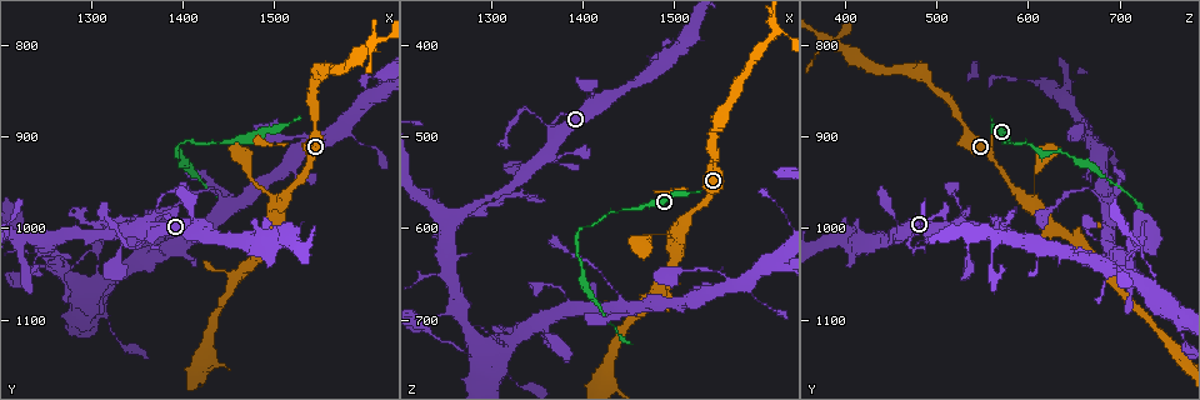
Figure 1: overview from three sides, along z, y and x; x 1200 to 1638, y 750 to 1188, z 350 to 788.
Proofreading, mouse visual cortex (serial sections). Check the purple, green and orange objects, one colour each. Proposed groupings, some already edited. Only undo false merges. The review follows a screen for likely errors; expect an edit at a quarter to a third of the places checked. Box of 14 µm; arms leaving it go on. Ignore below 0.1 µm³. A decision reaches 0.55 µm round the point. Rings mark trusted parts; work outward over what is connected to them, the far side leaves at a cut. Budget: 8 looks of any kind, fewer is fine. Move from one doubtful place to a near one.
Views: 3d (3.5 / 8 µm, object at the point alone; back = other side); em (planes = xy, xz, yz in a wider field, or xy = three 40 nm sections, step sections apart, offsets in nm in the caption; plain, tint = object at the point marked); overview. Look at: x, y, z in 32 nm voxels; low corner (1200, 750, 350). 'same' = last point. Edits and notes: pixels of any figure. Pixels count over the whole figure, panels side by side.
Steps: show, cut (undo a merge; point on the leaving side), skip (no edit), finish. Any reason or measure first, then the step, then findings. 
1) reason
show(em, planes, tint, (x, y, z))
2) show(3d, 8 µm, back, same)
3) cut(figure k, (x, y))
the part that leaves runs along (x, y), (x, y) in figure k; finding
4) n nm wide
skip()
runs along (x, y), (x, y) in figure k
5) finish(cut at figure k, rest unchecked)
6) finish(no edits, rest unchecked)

abrupt turn
show(3d, 8 µm, (1395, 905, 600))

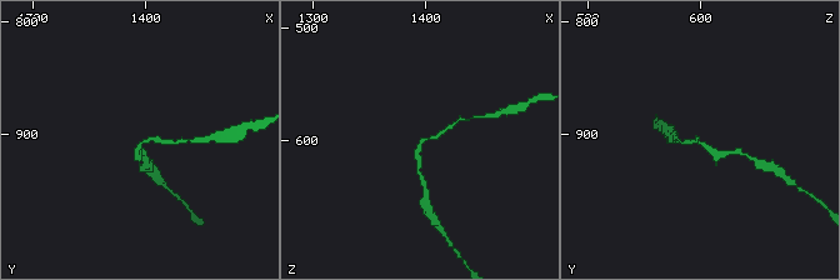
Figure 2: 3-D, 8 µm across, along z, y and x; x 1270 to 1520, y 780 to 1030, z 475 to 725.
arms of 150, 200 nm
show(em, xy, step 5, tint, (1400, 906, 600))

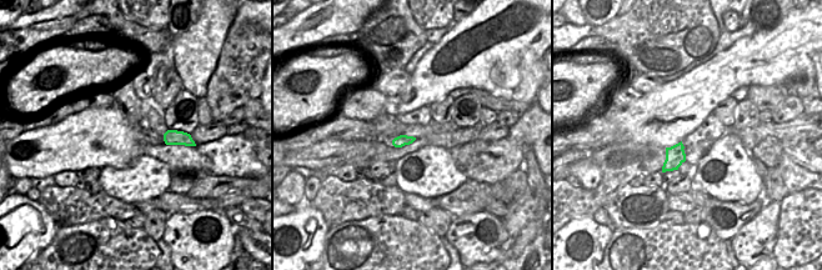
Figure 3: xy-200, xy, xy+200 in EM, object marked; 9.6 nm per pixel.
110 nm wide
skip()
runs along (453, 125), (423, 140), (419, 173) in figure 2; all the same cell

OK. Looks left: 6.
sharp bend
show(3d, 8 µm, (1285, 1060, 725))

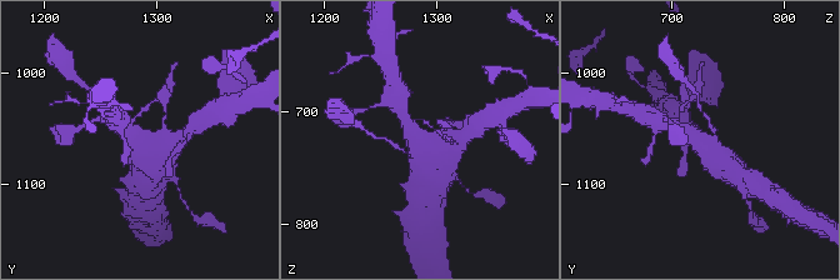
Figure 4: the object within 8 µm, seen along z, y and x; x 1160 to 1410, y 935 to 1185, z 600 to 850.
show(em, planes, tint, (1284, 1060, 726))

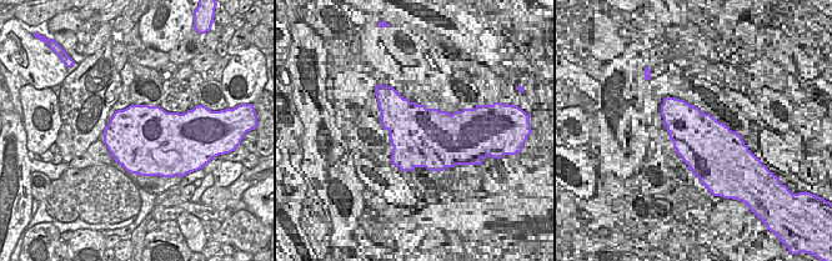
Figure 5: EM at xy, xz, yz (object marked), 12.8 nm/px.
900 nm wide
skip()
runs along (406, 123), (426, 146), (461, 139) in figure 4; one cell here

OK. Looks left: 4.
three-way junction
show(em, xy, step 1, tint, (1610, 795, 390))

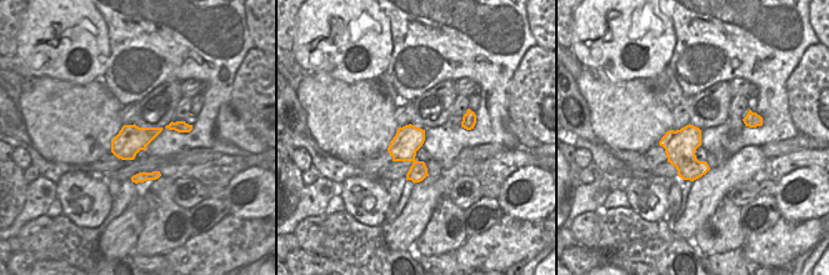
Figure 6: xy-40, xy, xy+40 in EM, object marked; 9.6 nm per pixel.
show(3d, 3.5 µm, same)

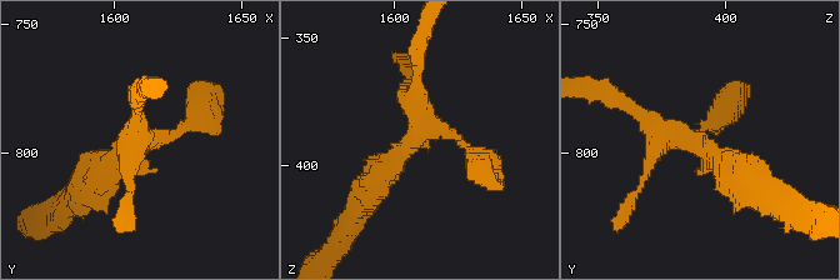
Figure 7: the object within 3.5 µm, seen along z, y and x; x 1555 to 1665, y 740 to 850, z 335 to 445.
skip()
runs along (188, 128), (165, 126), (114, 149) in figure 6; one cell here

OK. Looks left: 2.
finish(no edits, rest unchecked)

